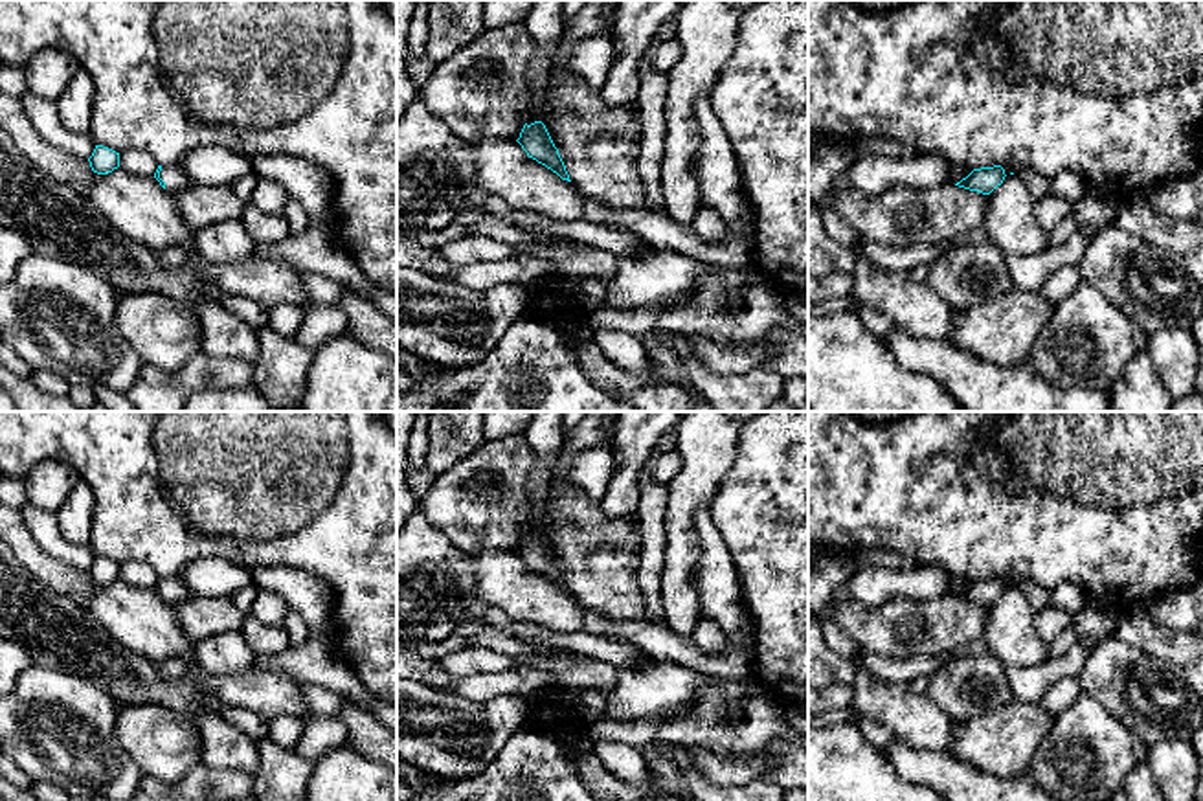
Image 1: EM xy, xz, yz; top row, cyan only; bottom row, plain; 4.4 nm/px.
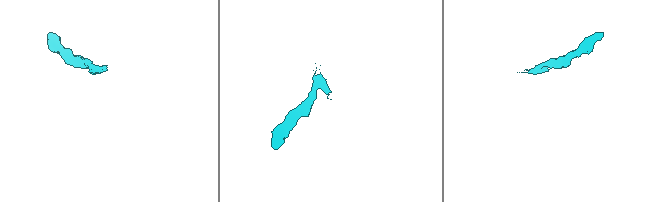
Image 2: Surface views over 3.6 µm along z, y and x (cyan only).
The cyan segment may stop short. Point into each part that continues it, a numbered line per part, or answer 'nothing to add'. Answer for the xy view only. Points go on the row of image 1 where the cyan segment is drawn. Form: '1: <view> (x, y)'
1: xy (175, 179)

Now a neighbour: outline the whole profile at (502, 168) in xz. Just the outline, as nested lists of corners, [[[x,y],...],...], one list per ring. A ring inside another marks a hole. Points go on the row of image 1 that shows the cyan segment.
[[[514,140],[472,143],[476,182],[511,208],[549,220],[582,220],[584,195],[557,173],[529,158]]]

